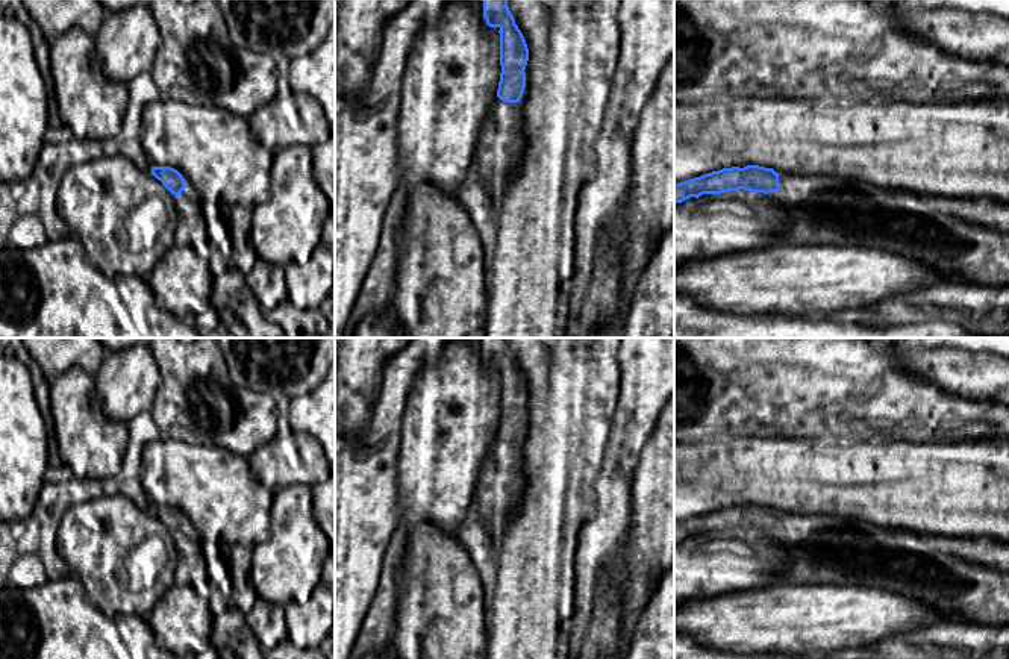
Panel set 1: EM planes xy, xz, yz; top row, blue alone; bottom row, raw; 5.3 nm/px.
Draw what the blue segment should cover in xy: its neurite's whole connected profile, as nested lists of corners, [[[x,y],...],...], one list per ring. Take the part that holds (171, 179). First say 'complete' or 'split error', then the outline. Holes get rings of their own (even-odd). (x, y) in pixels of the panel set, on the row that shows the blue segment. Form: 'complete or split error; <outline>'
complete; [[[152,167],[152,174],[174,195],[180,195],[186,185],[183,176],[171,167]]]

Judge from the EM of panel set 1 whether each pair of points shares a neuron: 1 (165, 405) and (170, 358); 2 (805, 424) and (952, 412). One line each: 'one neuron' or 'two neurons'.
1: one neuron
2: one neuron

